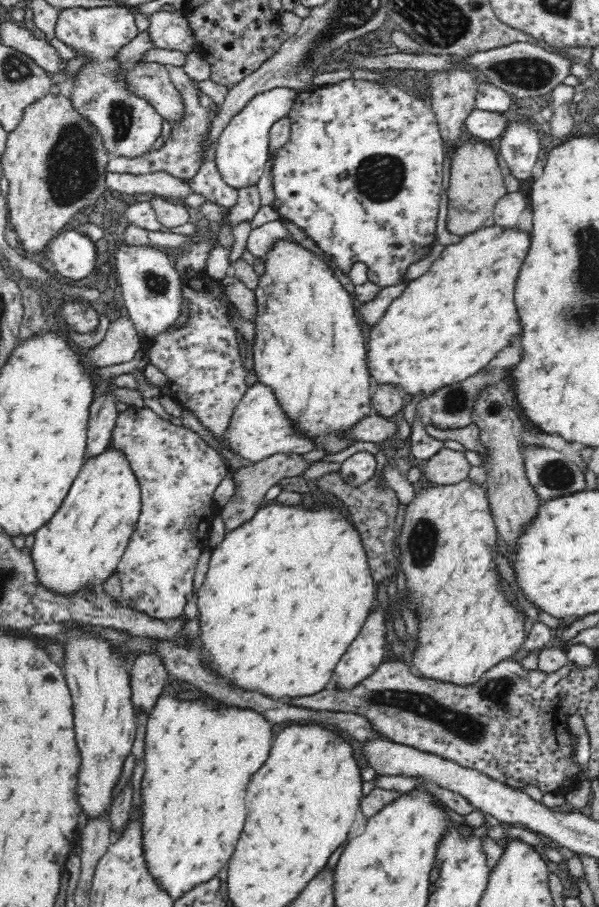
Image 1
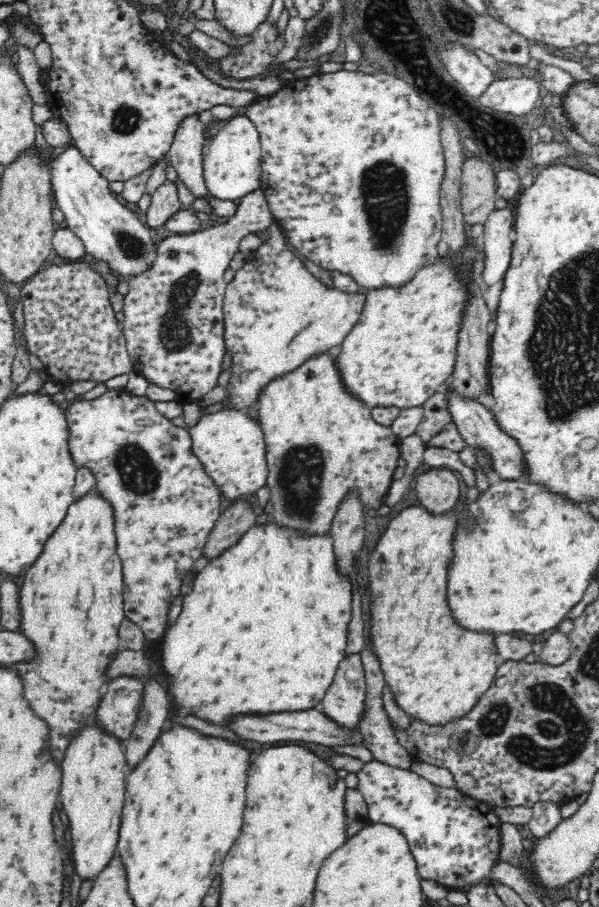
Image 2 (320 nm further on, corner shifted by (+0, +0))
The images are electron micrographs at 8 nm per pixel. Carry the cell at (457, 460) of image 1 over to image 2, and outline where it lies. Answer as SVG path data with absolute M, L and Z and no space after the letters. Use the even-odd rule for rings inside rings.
M428 468L416 477L416 496L433 513L448 512L460 498L460 480L449 468Z

